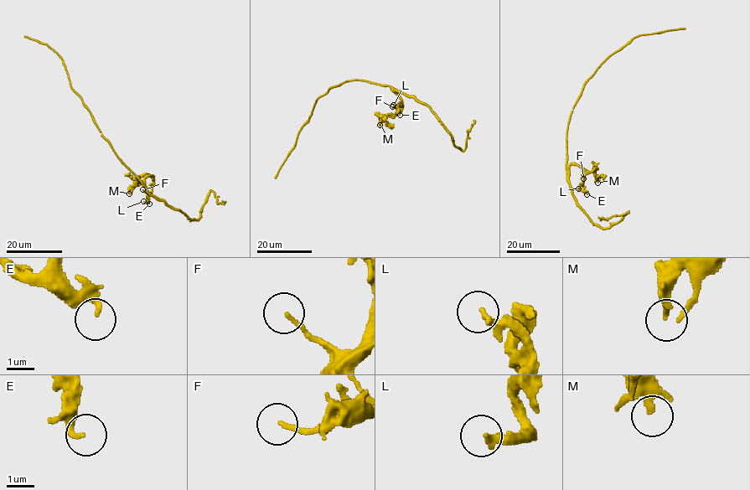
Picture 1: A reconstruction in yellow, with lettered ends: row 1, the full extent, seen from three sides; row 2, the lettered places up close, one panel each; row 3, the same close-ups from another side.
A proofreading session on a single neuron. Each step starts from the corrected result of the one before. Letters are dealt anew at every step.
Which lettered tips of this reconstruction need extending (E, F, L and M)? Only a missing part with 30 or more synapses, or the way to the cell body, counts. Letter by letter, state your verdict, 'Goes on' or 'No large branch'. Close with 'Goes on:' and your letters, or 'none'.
E: No large branch
F: No large branch
L: No large branch
M: No large branch
Goes on: none

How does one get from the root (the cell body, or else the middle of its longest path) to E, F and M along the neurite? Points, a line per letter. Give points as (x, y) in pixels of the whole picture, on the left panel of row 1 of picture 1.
E: (119, 159), (146, 188), (144, 179), (147, 176), (152, 176), (152, 190), (147, 197), (149, 203)
F: (119, 159), (146, 188), (144, 179), (147, 176), (152, 176), (152, 190), (147, 193), (142, 189)
M: (119, 159), (146, 188), (144, 179), (147, 176), (152, 176), (142, 175), (129, 193)

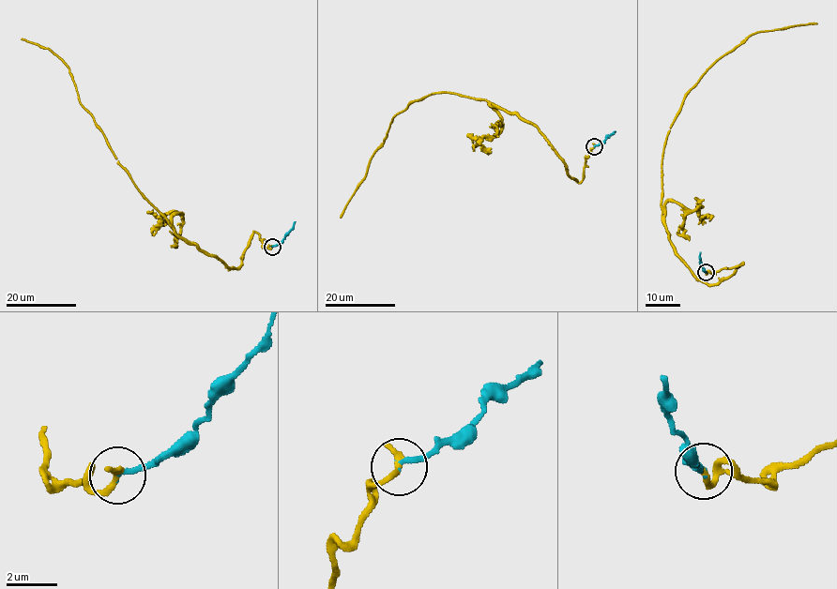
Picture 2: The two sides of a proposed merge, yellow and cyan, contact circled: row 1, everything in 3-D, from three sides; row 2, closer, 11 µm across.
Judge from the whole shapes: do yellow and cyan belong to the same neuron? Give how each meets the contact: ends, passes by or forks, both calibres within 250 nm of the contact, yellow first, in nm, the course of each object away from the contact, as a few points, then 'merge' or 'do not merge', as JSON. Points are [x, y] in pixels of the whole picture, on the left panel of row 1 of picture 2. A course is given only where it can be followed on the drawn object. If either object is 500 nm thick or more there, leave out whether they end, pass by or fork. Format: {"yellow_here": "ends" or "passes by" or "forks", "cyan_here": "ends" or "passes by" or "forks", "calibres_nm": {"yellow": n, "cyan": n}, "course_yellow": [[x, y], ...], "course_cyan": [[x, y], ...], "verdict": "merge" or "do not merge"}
{"yellow_here": "ends", "cyan_here": "ends", "calibres_nm": {"yellow": 280, "cyan": 200}, "course_yellow": [[272, 246], [253, 232], [231, 268], [190, 244], [116, 158], [68, 67], [21, 38]], "course_cyan": [[272, 246], [284, 238], [295, 221]], "verdict": "merge"}

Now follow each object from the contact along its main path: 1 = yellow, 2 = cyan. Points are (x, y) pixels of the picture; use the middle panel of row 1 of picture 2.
1: (594, 146), (578, 182), (537, 127), (480, 98), (437, 92), (394, 116), (340, 217)
2: (594, 146), (615, 131)

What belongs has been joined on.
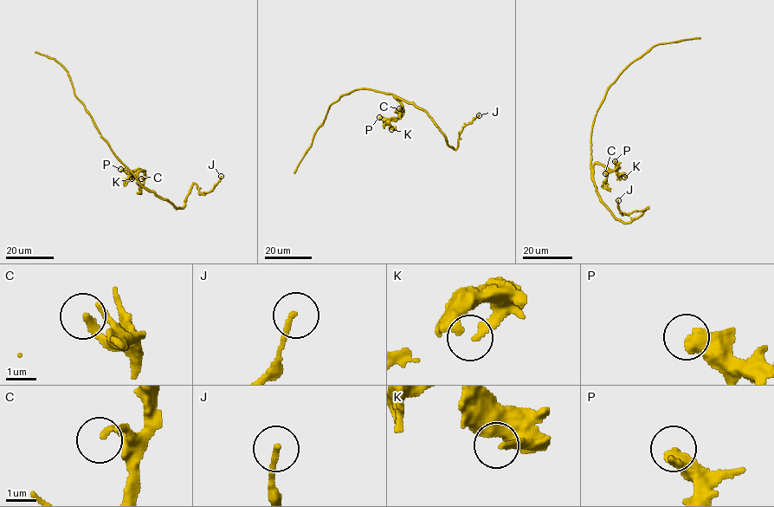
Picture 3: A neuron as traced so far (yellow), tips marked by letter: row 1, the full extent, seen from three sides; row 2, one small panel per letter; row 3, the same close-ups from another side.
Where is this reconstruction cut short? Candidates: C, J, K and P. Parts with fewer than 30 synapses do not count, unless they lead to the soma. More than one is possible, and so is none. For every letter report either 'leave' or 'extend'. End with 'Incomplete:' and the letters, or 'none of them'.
C: leave
J: leave
K: leave
P: extend
Incomplete: P

